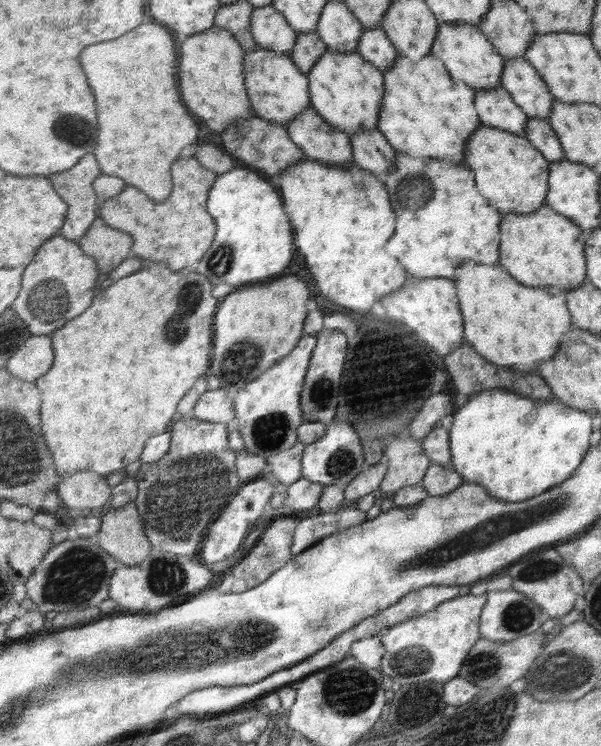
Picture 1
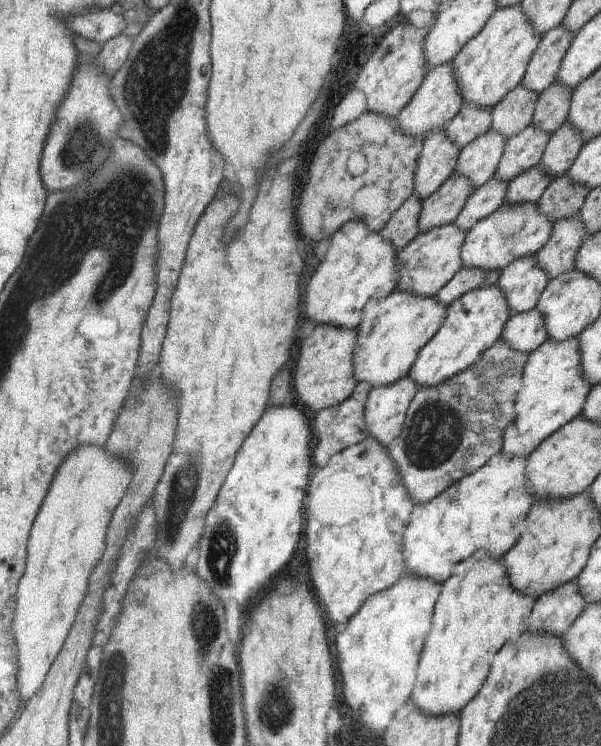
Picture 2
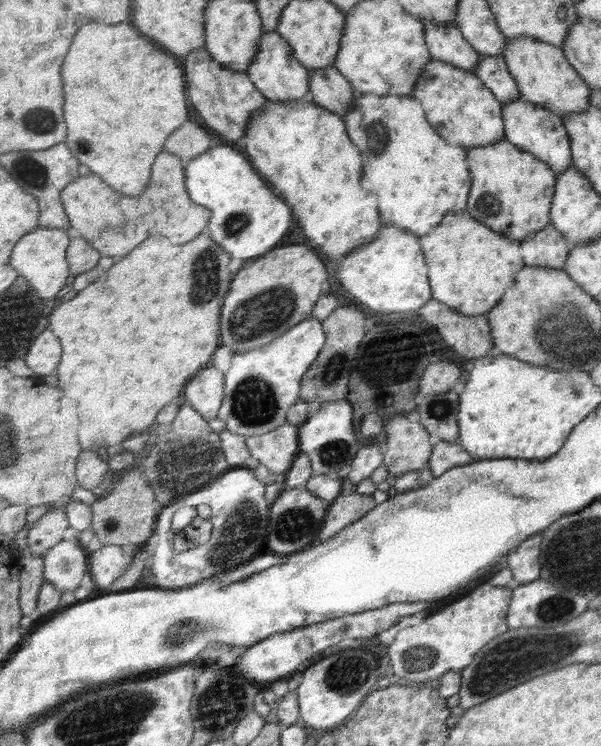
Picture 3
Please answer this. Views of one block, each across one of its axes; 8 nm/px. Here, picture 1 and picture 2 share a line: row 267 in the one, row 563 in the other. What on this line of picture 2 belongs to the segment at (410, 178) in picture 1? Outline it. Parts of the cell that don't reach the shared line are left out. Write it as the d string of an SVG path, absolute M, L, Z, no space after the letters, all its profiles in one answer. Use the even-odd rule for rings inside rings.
M495 454L486 465L448 486L430 502L415 504L403 541L406 571L418 578L438 582L444 594L444 582L452 582L455 565L484 550L490 560L501 558L523 536L528 513L536 502L528 480L527 456L506 458Z

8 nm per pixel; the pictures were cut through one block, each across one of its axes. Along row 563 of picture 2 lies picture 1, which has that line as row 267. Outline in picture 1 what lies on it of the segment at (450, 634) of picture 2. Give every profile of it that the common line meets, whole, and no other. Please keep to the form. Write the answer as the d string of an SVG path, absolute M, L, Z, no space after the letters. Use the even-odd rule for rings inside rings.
M462 263L457 276L459 307L464 312L464 340L488 361L492 360L491 364L509 367L516 372L538 372L539 363L554 356L562 346L564 336L576 326L576 314L568 308L568 291L557 286L534 288L524 285L520 292L519 282L499 263Z

